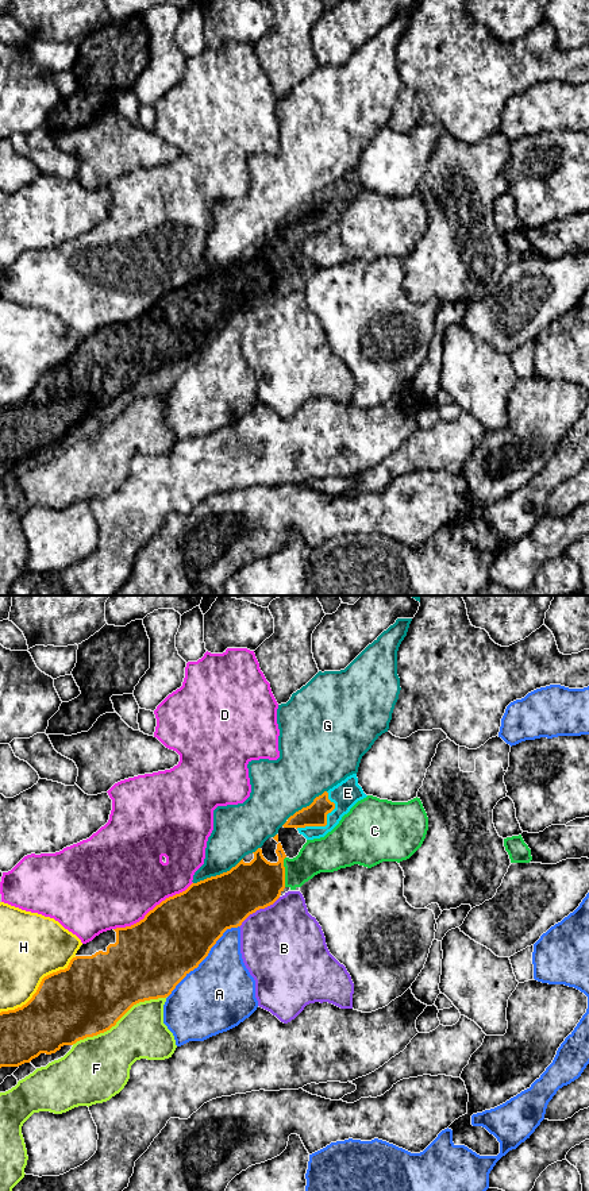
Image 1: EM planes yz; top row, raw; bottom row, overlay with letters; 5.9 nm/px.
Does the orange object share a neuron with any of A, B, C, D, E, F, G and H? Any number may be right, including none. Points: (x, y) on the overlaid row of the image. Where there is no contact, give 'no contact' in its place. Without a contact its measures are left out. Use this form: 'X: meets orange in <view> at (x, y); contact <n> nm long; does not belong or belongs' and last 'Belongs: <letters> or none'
A: meets orange in yz at (204, 958); contact 600 nm long; does not belong
B: meets orange in yz at (258, 909); contact 300 nm long; does not belong
C: meets orange in yz at (284, 871); contact 180 nm long; does not belong
D: meets orange in yz at (154, 908); contact 550 nm long; does not belong
E: meets orange in yz at (326, 823); contact 300 nm long; belongs
F: meets orange in yz at (119, 1018); contact 650 nm long; does not belong
G: meets orange in yz at (218, 875); contact 340 nm long; does not belong
H: meets orange in yz at (39, 986); contact 550 nm long; does not belong
Belongs: E

